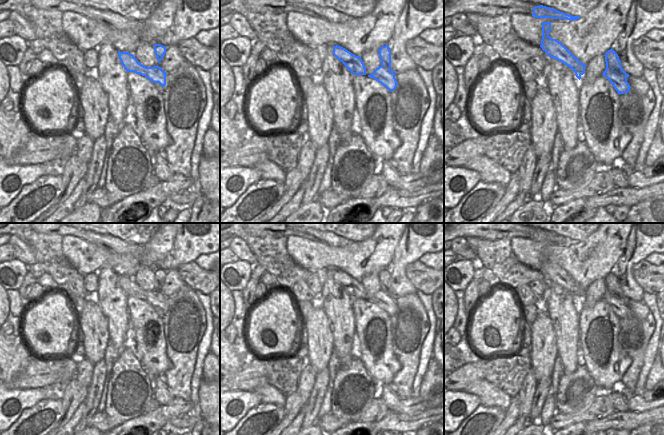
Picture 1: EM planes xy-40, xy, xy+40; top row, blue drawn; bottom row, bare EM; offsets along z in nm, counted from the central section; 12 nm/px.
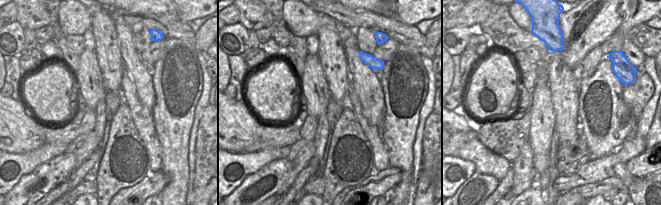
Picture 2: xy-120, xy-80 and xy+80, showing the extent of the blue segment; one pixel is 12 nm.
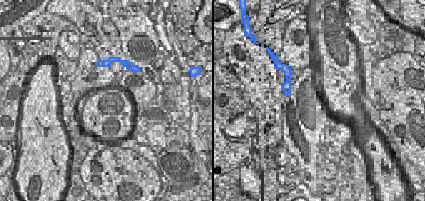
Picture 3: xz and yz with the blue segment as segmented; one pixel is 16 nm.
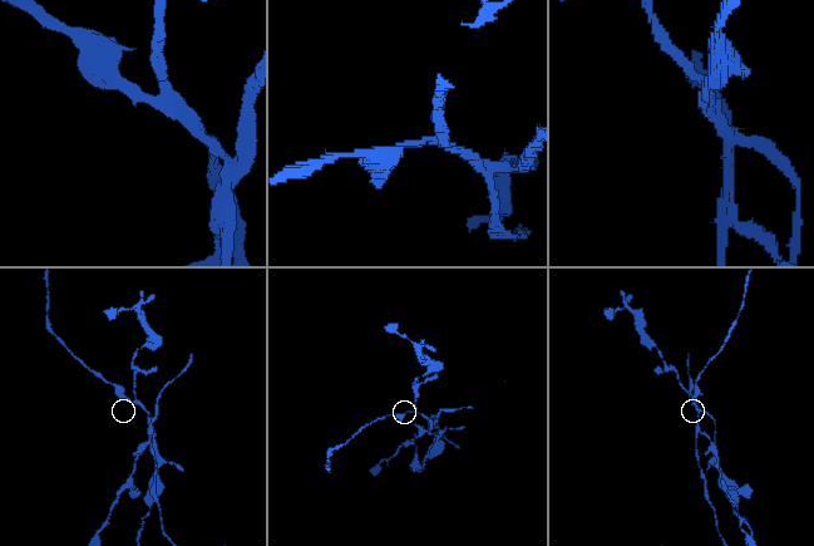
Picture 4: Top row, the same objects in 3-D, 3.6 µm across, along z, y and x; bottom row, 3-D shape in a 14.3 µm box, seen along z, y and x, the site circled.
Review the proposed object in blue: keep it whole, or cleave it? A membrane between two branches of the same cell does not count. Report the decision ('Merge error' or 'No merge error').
Merge error

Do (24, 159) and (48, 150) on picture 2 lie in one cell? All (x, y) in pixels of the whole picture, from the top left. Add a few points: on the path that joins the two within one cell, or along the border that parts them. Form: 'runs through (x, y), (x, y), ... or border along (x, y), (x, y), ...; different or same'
runs through (30, 159), (42, 154); same

